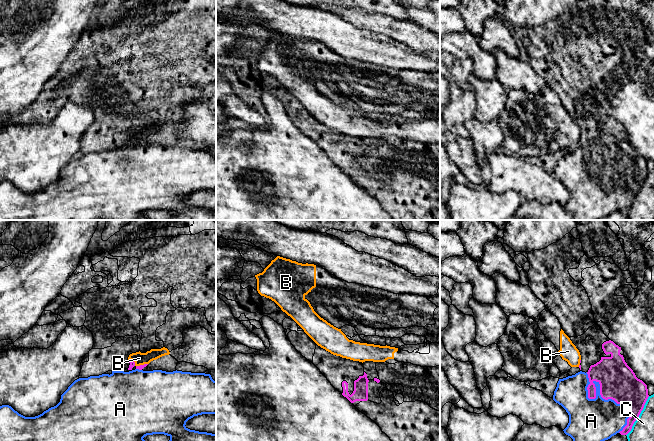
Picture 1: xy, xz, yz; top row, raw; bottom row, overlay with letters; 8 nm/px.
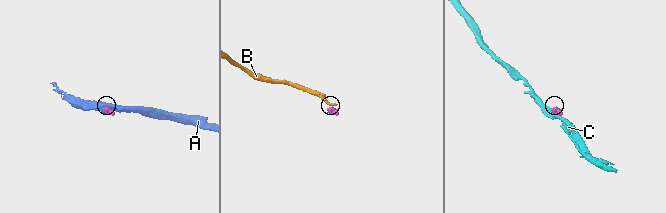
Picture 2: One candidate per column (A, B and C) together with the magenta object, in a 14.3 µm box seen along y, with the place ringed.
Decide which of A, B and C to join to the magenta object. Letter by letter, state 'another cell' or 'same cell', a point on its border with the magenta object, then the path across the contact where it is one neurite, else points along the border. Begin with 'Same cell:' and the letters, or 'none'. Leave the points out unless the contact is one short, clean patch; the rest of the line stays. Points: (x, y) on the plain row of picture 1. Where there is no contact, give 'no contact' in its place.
Same cell: A
A: same cell | yz (600, 164)
B: another cell | xy (138, 142) | along xy (129, 135), (136, 141), (147, 140)
C: another cell | yz (638, 192)

